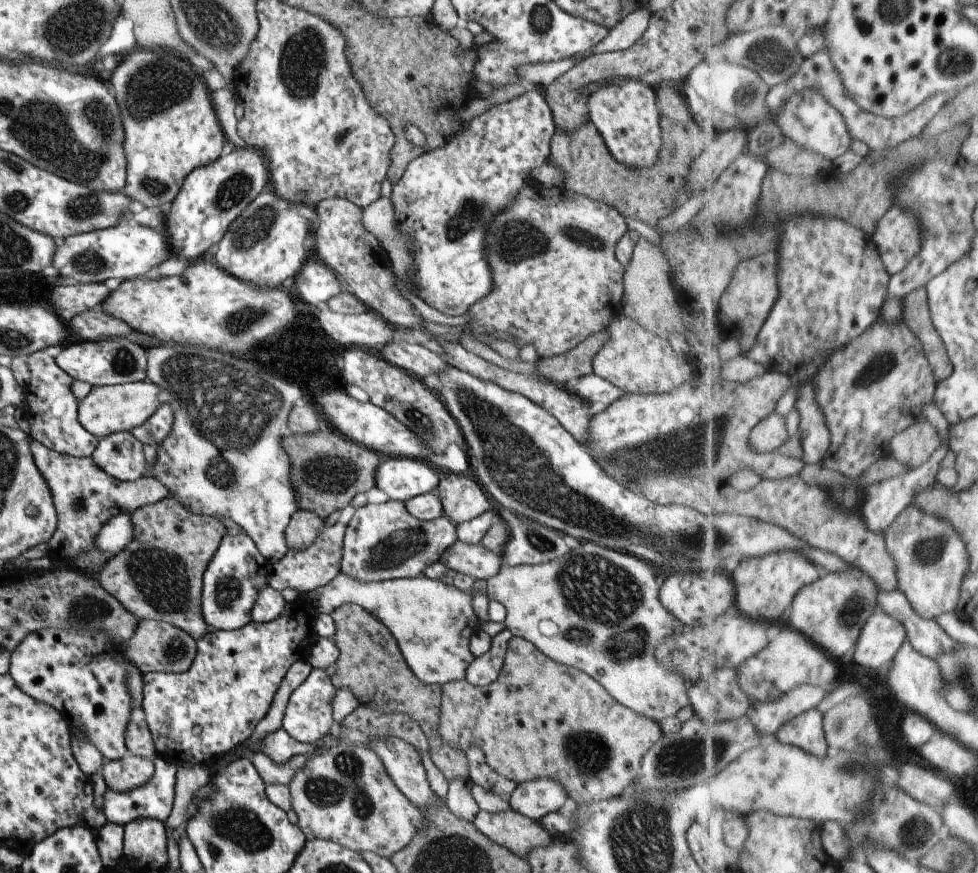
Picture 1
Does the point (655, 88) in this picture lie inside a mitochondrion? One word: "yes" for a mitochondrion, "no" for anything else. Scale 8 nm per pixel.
no

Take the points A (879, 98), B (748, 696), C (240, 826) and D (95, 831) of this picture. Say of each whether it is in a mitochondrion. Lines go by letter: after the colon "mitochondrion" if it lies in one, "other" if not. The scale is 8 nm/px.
A: other
B: other
C: mitochondrion
D: other

